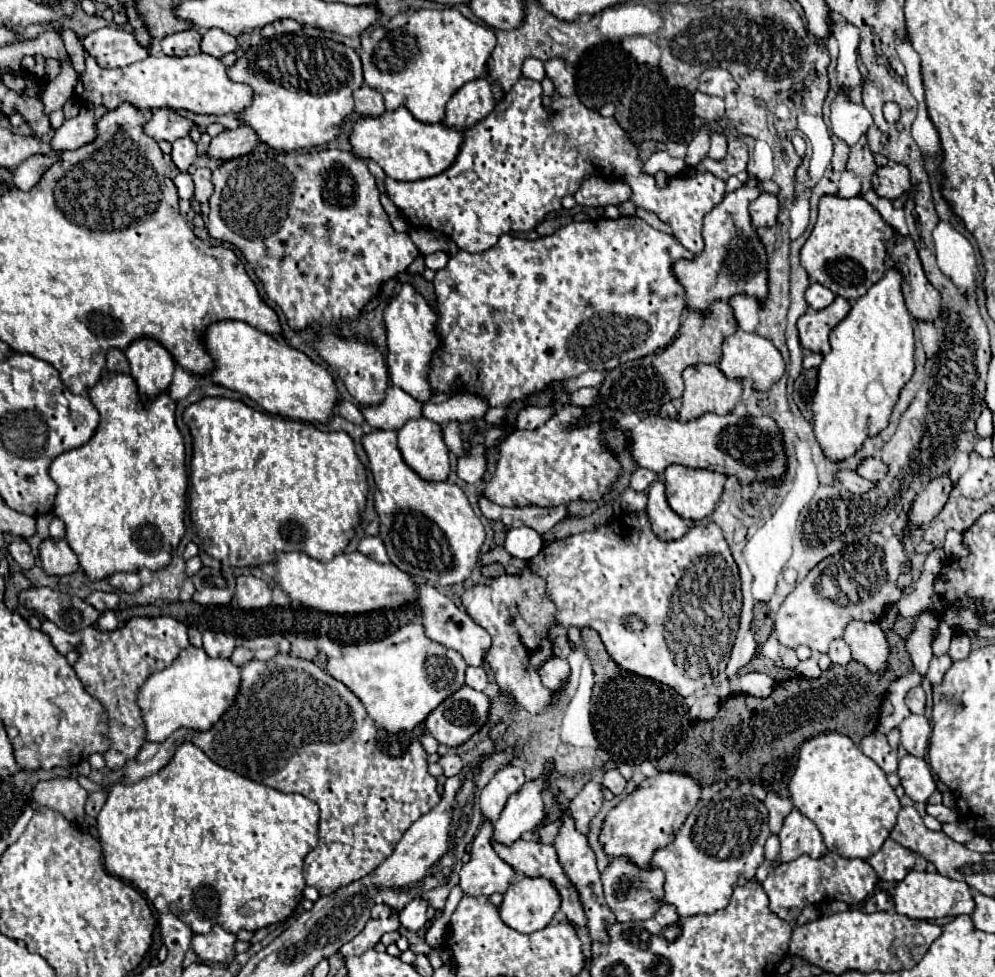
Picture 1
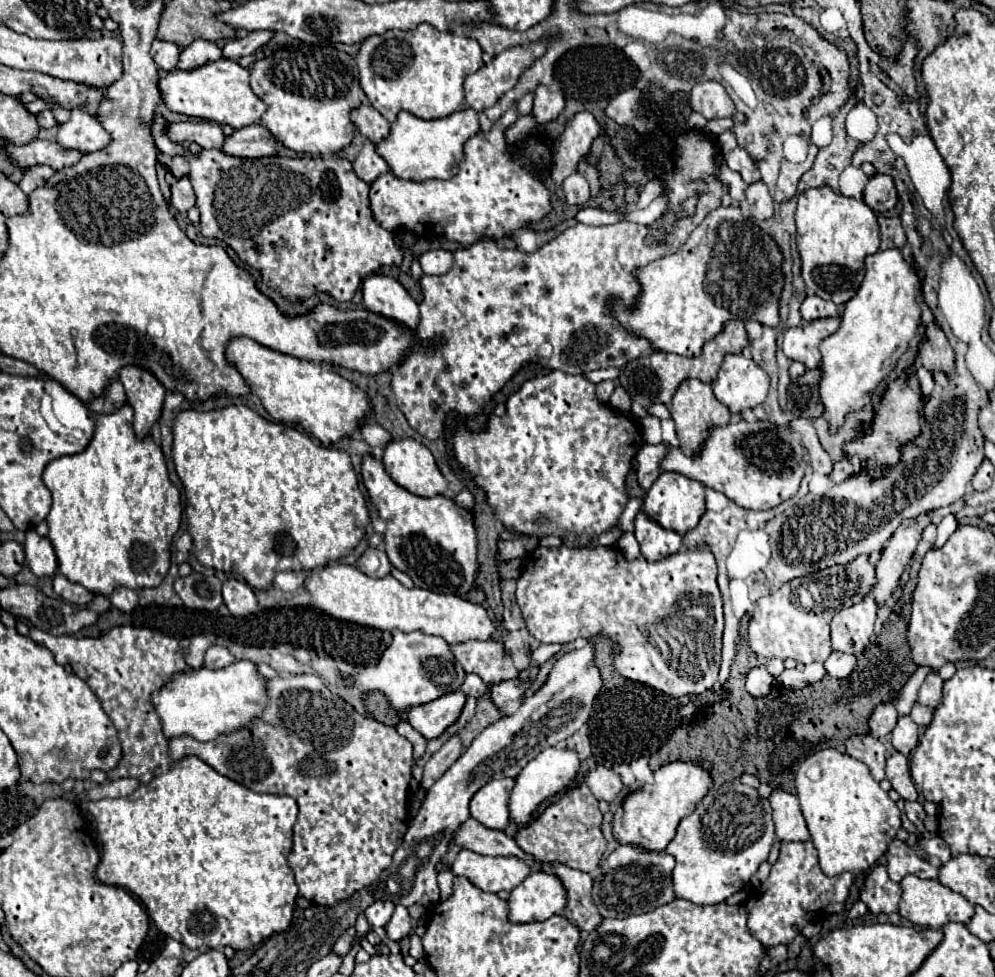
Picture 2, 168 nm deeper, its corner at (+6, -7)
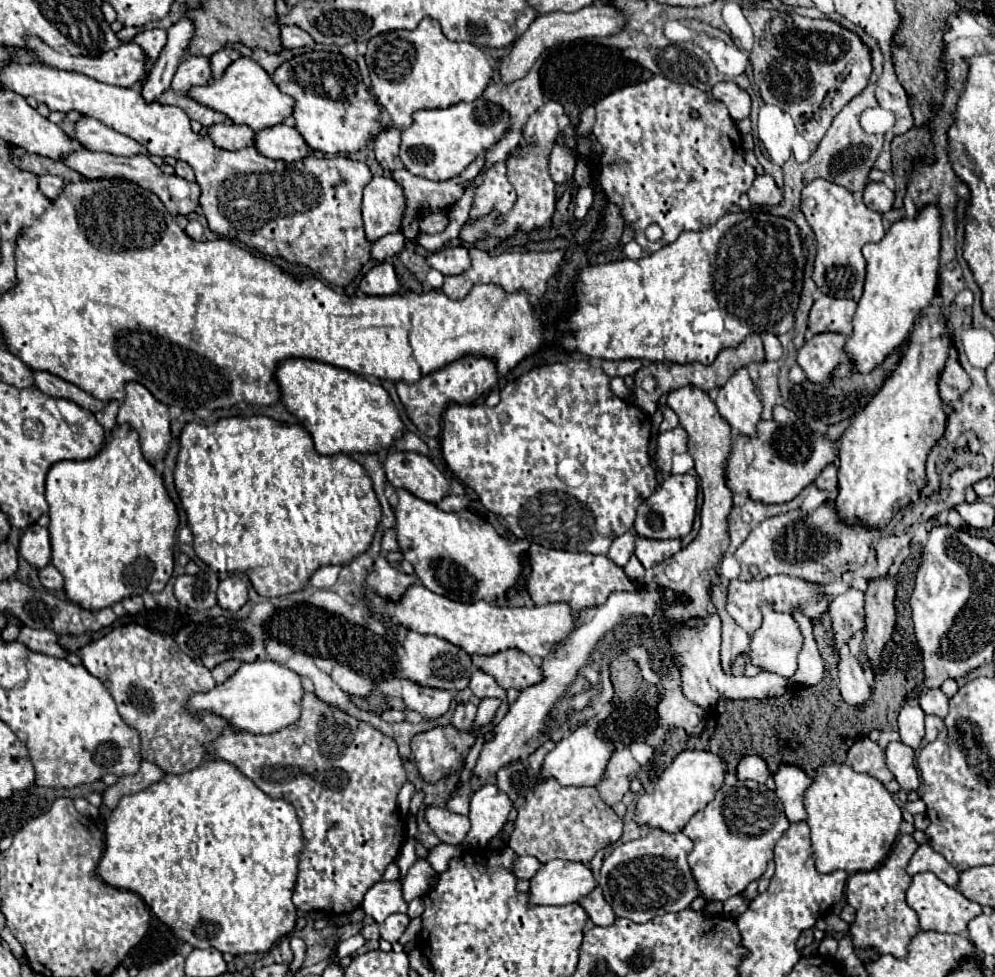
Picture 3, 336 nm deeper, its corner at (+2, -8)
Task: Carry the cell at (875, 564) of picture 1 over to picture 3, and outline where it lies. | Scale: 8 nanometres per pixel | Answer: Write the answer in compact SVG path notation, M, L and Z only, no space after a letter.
M783 574L765 578L765 580L751 580L751 582L731 580L729 590L727 590L727 612L749 636L753 636L755 628L759 628L759 624L763 622L763 614L759 612L759 604L763 604L763 602L771 604L771 608L775 608L775 612L791 612L791 614L801 612L815 624L829 610L831 598L823 592L823 588L819 584L805 582L801 578L783 576Z

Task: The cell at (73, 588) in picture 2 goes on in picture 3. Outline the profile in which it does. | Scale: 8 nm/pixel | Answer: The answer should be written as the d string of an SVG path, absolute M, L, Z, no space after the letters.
M53 564L39 570L39 580L47 590L55 590L55 592L63 590L63 578L61 578L61 574L57 572L57 568Z

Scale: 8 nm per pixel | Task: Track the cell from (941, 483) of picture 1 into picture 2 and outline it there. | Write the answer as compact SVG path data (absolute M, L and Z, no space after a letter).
M927 515L915 517L915 519L905 519L899 529L891 535L891 539L885 543L881 559L875 567L875 577L877 583L871 589L873 599L877 601L877 607L883 607L885 601L891 597L891 593L899 585L899 577L909 565L917 543L921 539L921 531L925 525L929 525L931 519Z

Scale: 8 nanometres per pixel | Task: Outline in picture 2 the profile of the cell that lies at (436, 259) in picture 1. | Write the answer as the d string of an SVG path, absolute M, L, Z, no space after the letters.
M437 249L437 251L425 251L421 257L421 269L425 275L443 275L451 269L453 265L453 253L445 251L445 249Z

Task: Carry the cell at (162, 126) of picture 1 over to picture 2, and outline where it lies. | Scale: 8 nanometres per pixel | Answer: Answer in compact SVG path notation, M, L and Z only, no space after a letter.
M185 121L185 123L171 123L171 131L169 131L171 139L175 139L177 143L183 141L191 141L201 145L203 149L211 149L217 147L221 149L227 135L223 133L219 123L211 123L211 121Z

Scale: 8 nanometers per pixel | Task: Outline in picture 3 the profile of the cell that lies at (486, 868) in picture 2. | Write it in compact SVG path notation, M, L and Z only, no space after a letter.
M519 856L515 860L515 864L511 866L511 870L517 876L517 880L531 880L539 868L541 868L541 864L533 856Z

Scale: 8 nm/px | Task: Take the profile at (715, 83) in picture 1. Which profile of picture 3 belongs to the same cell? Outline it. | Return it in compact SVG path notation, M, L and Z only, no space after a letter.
M719 82L719 84L715 84L709 96L711 96L711 100L723 102L733 120L743 120L751 112L749 94L745 90L741 90L735 82Z

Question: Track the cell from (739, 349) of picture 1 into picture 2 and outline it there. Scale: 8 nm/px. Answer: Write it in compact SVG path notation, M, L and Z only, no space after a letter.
M737 353L737 355L725 355L721 371L719 371L719 377L713 383L715 397L731 413L741 413L743 409L753 409L753 407L761 405L765 401L765 397L767 397L767 389L769 389L769 375L753 359L747 359L741 353Z

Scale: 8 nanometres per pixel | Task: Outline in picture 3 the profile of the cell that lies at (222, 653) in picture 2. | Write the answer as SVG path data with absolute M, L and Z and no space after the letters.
M225 660L225 662L217 664L217 666L211 670L211 674L213 674L213 678L215 678L217 682L225 682L239 666L241 666L239 660Z

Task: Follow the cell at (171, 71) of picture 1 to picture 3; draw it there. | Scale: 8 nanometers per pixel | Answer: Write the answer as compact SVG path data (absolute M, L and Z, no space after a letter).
M251 58L235 60L233 64L227 66L221 78L213 78L205 86L193 86L187 96L199 102L201 106L225 114L235 124L247 124L255 132L281 124L285 118L291 116L293 110L293 100L287 94L279 92L279 88L273 84L269 74Z

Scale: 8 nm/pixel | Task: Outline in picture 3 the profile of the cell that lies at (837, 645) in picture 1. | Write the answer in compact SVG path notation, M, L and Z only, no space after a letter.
M843 650L837 672L839 672L839 690L843 700L847 704L861 706L869 698L871 686L867 686L867 676L859 660L851 656L847 650Z

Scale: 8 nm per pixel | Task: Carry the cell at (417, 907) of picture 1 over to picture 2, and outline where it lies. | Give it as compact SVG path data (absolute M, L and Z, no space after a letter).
M397 905L395 913L393 913L393 917L391 917L391 921L387 923L385 929L387 929L387 937L391 941L399 941L399 939L407 937L411 933L411 917L409 917L407 907Z

